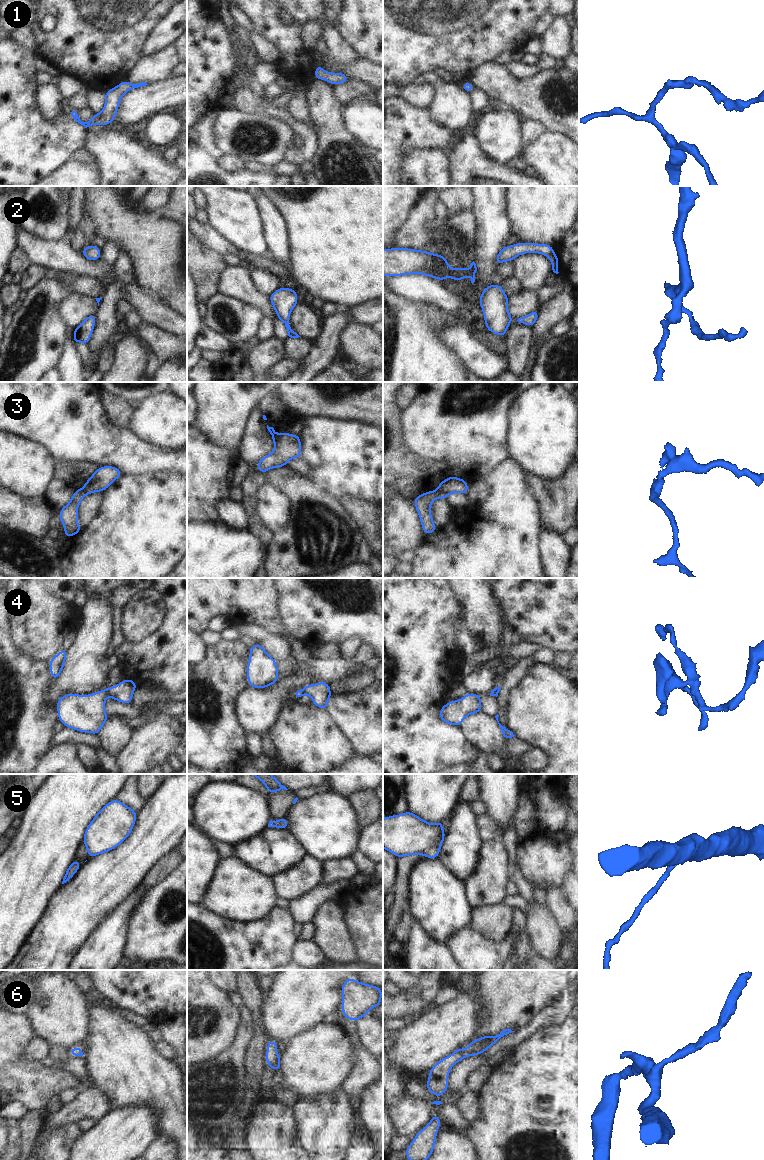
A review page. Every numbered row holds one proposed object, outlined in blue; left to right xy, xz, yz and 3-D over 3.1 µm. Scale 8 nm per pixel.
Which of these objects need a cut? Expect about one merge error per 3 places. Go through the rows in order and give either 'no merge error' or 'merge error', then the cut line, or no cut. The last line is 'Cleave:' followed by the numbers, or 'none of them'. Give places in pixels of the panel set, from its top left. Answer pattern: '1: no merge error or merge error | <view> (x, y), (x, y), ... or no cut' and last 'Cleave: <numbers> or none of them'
1: no merge error | no cut
2: no merge error | no cut
3: merge error | yz (437, 489), (447, 495)
4: merge error | xy (107, 688), (109, 695)
5: no merge error | no cut
6: no merge error | no cut
Cleave: 3, 4

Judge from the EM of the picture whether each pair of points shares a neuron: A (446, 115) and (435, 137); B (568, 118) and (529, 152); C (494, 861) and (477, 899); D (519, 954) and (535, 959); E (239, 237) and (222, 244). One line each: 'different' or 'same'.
A: different
B: different
C: same
D: different
E: different

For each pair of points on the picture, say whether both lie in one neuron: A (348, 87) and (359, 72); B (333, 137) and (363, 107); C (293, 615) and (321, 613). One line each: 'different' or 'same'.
A: different
B: different
C: same

